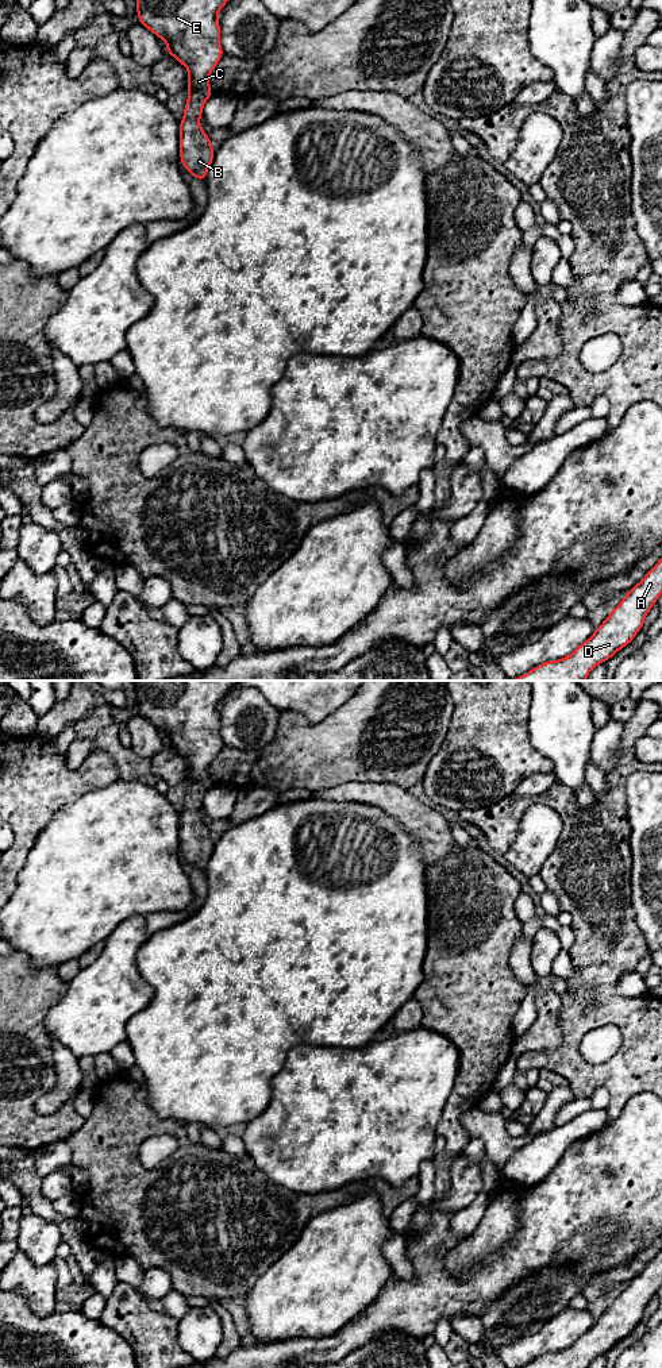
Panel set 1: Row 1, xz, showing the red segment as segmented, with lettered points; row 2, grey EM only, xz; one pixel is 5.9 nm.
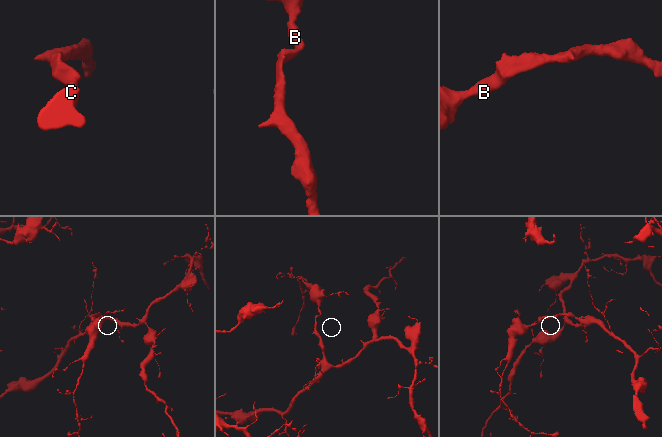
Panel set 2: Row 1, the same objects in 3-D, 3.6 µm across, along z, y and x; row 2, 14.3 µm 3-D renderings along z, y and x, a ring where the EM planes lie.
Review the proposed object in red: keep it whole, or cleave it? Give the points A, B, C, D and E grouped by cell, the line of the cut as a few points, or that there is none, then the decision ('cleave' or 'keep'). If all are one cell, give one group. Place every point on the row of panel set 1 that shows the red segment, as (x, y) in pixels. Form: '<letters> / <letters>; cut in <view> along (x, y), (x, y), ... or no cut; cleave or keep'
A B C D E; no cut; keep

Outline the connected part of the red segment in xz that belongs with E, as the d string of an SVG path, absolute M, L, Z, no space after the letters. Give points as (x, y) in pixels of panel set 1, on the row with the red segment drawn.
M136 0L136 14L139 23L155 34L159 39L166 42L166 53L173 55L178 63L182 63L188 69L188 88L189 99L185 103L184 119L180 120L180 158L181 165L195 178L205 182L208 169L213 161L215 150L212 142L201 128L199 119L203 116L204 103L213 95L208 77L223 57L223 49L220 46L220 24L218 20L218 12L226 5L228 0Z

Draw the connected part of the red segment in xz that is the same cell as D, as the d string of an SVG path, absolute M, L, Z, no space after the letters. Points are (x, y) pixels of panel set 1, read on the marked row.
M662 558L646 573L594 633L569 656L544 662L508 681L585 681L600 663L630 644L643 628L648 610L662 594Z

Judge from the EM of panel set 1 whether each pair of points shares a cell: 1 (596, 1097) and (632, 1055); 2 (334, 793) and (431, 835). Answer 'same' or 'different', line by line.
1: different
2: same

